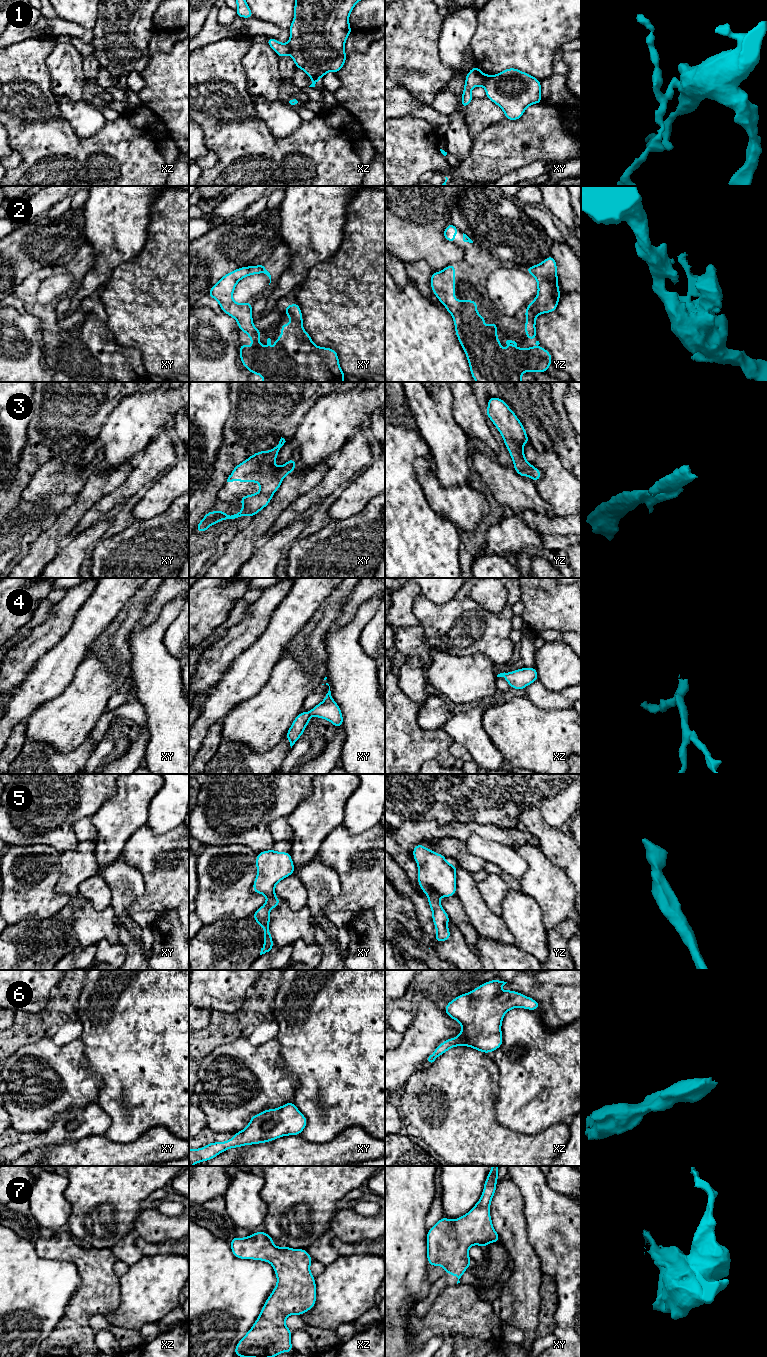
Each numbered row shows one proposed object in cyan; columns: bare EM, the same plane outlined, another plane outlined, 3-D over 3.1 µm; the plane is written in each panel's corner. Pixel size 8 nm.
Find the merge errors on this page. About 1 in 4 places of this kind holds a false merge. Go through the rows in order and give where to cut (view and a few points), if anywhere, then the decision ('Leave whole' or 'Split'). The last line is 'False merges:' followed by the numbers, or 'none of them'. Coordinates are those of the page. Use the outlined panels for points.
1: Split along xy (487, 75), (483, 85). Split
2: No split. Leave whole
3: No split. Leave whole
4: No split. Leave whole
5: No split. Leave whole
6: No split. Leave whole
7: No split. Leave whole
False merges: 1

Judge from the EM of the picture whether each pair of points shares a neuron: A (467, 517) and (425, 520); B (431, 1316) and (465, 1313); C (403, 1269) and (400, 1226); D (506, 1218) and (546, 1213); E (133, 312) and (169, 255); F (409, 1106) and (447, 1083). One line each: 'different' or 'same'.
A: different
B: same
C: same
D: different
E: same
F: same

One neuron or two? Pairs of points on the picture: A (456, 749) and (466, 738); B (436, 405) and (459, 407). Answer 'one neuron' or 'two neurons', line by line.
A: two neurons
B: two neurons

